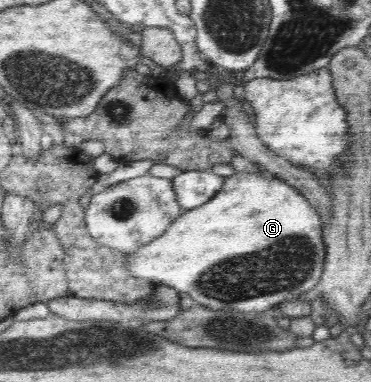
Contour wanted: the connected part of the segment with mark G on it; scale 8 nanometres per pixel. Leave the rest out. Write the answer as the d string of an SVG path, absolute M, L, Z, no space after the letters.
M264 169L261 173L237 171L225 178L208 170L184 171L172 178L172 184L185 211L164 234L130 253L124 266L133 277L187 293L194 305L213 311L264 312L273 306L280 313L278 317L290 320L311 315L310 301L303 294L319 283L326 251L320 216L301 193Z

